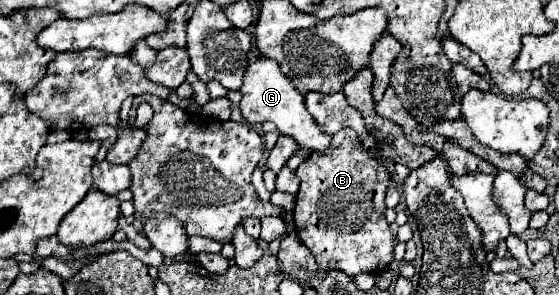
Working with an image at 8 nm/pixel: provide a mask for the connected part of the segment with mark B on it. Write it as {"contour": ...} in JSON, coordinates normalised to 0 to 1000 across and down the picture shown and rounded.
{"contour":[[[610,437],[592,464],[589,512],[556,519],[528,580],[535,600],[535,647],[528,661],[528,708],[524,708],[524,756],[538,824],[556,844],[567,898],[574,912],[599,912],[614,919],[628,939],[642,925],[682,925],[703,885],[703,837],[707,810],[696,776],[696,756],[685,736],[689,708],[689,641],[699,607],[696,580],[646,498],[639,451],[631,437]]]}

